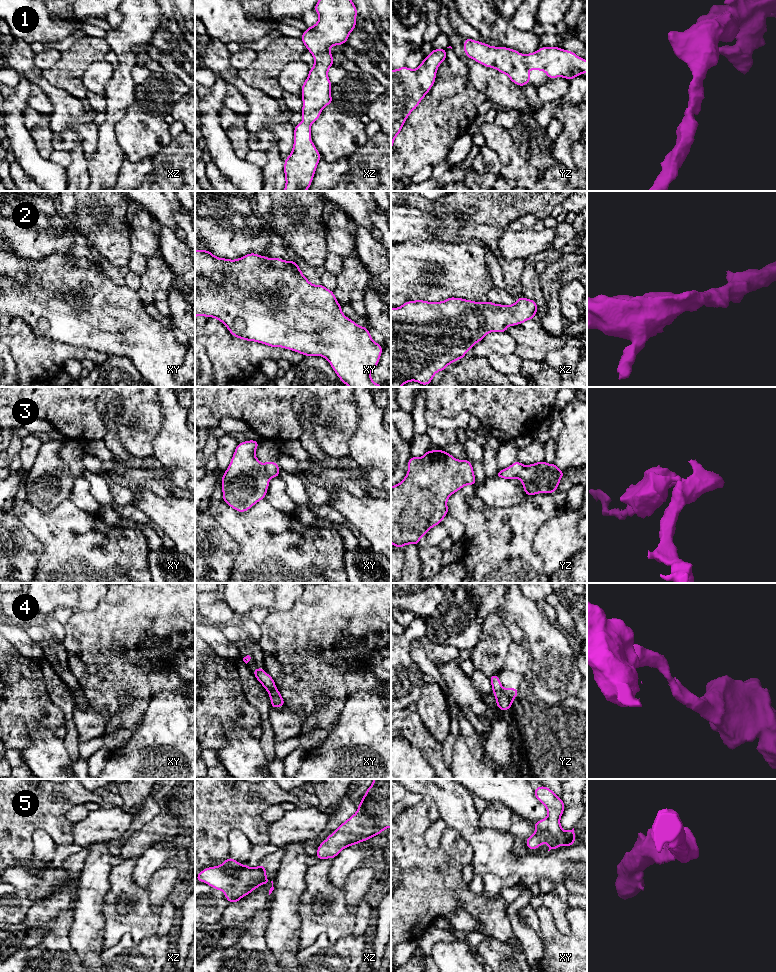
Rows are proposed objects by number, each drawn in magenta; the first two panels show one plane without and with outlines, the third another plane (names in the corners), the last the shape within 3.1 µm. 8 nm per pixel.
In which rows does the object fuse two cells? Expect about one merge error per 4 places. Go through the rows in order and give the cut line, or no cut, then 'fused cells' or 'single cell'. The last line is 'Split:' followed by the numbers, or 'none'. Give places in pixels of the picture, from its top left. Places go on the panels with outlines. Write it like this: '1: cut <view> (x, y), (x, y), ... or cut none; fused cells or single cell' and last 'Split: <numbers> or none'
1: cut none; single cell
2: cut none; single cell
3: cut none; single cell
4: cut none; single cell
5: cut none; single cell
Split: none

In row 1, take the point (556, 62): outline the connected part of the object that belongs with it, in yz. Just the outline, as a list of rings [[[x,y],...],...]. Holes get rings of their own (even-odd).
[[[465,39],[467,57],[485,67],[506,74],[510,80],[523,87],[530,80],[530,70],[544,71],[548,79],[563,77],[572,80],[587,73],[587,61],[574,52],[559,47],[541,47],[530,54],[520,54],[507,47],[494,47],[472,39]]]

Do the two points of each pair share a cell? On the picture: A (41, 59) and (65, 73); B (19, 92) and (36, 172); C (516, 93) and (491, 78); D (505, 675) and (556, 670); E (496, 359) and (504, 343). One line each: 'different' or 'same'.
A: different
B: same
C: same
D: different
E: different

